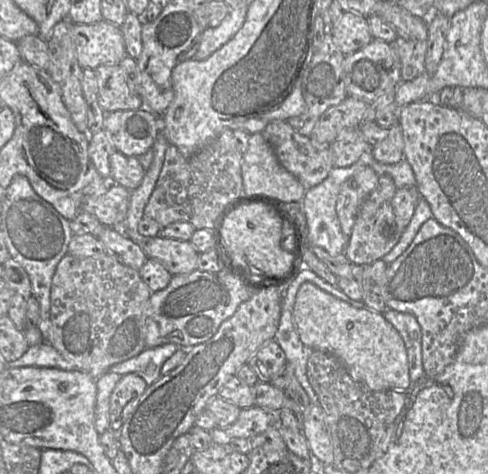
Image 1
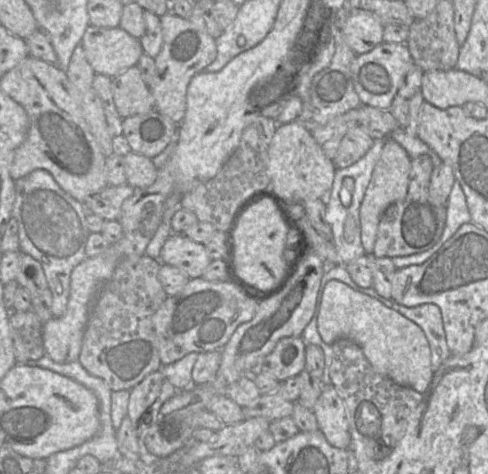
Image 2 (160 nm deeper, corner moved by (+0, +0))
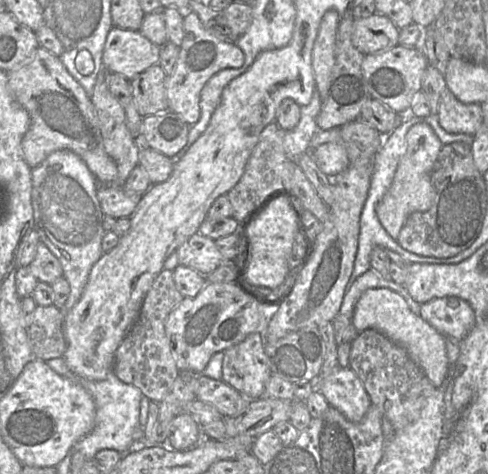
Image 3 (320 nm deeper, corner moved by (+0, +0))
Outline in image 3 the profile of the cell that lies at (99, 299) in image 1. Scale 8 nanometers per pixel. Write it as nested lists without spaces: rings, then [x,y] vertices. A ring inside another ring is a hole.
[[[163,269],[147,292],[138,317],[115,352],[112,373],[122,382],[137,387],[150,401],[161,402],[171,391],[180,374],[171,342],[165,332],[168,315],[184,296],[177,290],[173,271]]]

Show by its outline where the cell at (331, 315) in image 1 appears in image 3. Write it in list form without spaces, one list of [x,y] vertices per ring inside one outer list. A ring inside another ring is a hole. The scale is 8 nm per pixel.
[[[372,288],[364,291],[356,301],[352,324],[359,332],[374,329],[401,345],[434,386],[439,387],[445,381],[450,363],[442,334],[415,314],[406,300],[397,292],[386,288]]]

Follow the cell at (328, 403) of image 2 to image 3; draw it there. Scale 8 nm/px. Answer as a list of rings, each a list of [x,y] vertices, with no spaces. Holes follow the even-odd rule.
[[[339,366],[327,377],[314,381],[328,401],[330,407],[337,409],[349,421],[361,421],[372,403],[362,381],[350,367]]]

